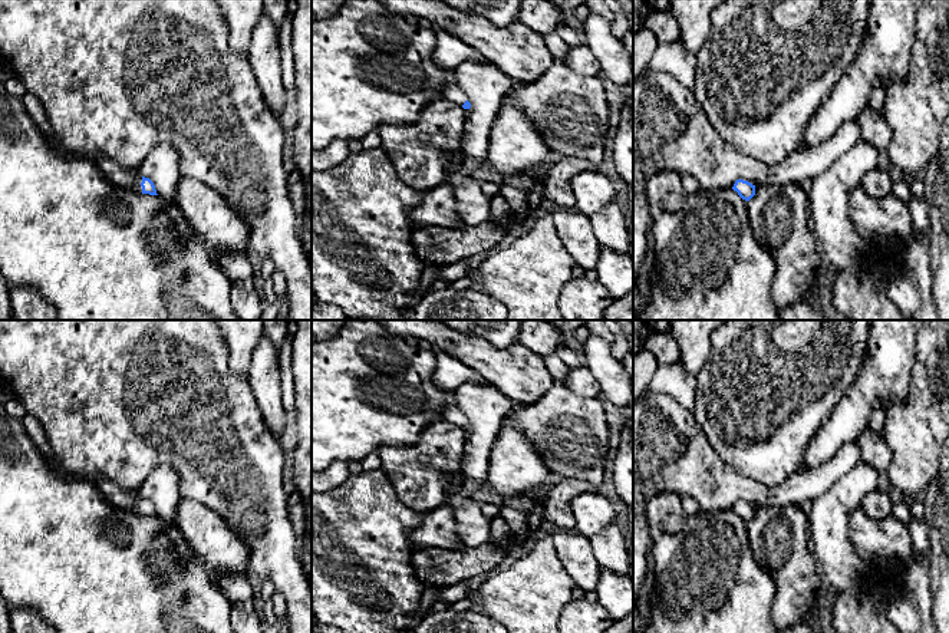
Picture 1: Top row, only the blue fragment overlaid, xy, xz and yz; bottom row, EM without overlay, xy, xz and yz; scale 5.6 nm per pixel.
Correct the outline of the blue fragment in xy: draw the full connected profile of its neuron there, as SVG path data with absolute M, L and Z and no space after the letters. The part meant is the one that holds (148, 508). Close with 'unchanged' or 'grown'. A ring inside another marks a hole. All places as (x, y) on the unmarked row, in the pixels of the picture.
M141 495L136 497L134 508L136 514L158 517L154 504L149 500L142 498Z; grown

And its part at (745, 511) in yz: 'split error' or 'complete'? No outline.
complete

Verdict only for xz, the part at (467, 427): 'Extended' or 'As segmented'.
Extended

